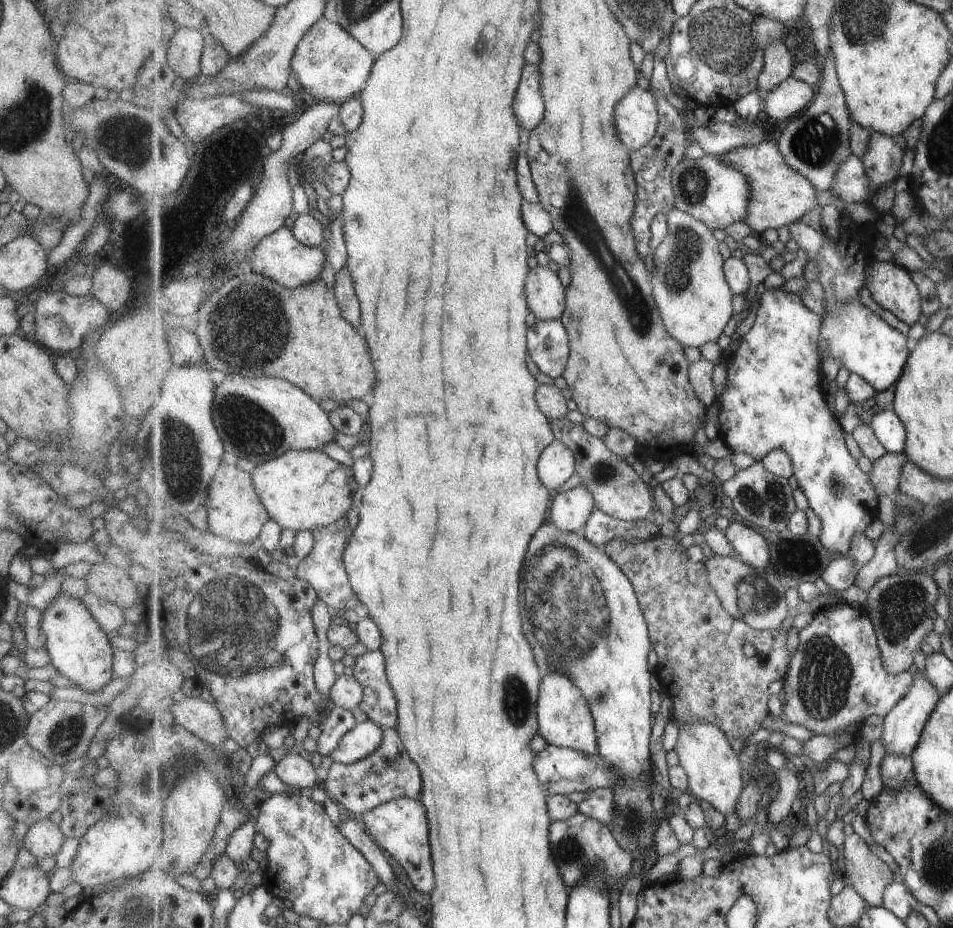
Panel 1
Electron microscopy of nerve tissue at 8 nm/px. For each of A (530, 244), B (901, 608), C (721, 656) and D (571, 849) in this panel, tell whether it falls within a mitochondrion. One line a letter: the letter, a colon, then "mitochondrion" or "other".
A: other
B: mitochondrion
C: mitochondrion
D: mitochondrion

